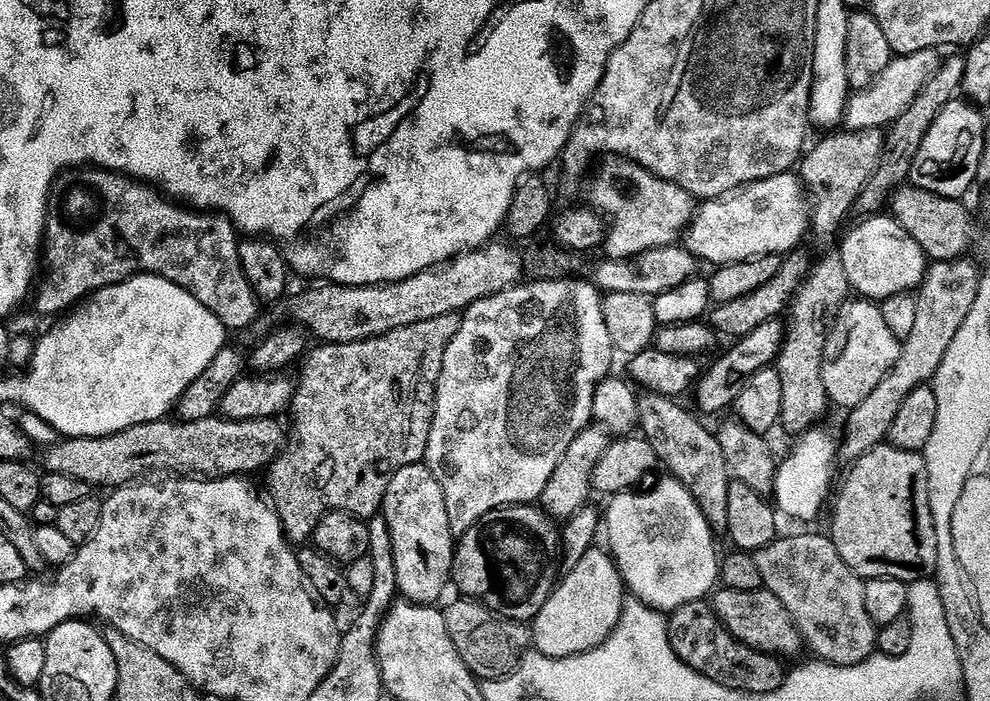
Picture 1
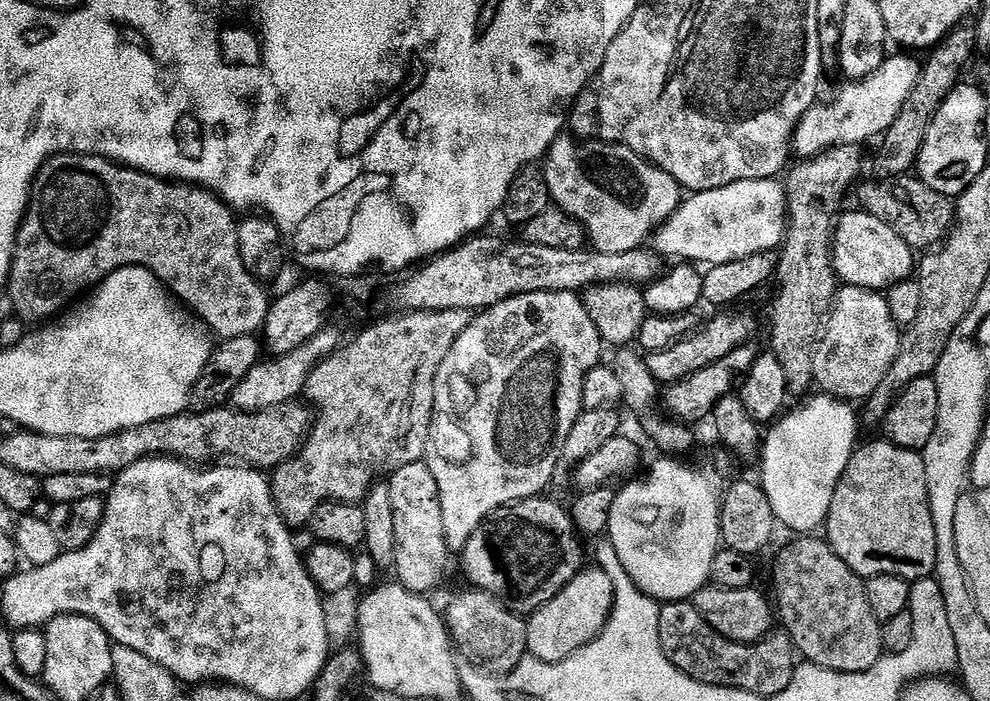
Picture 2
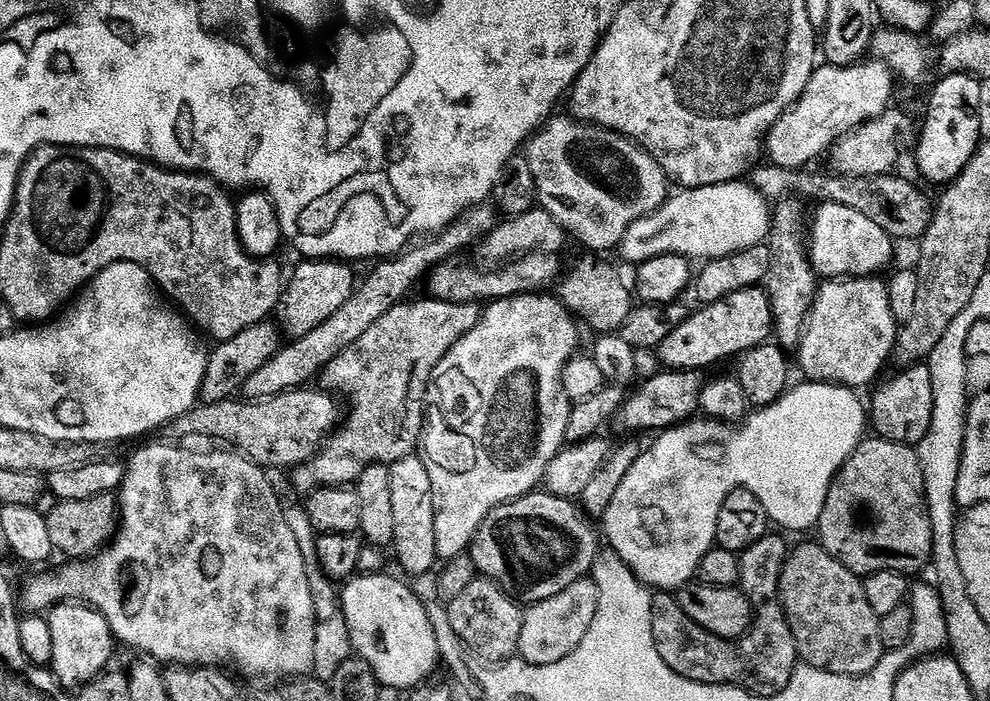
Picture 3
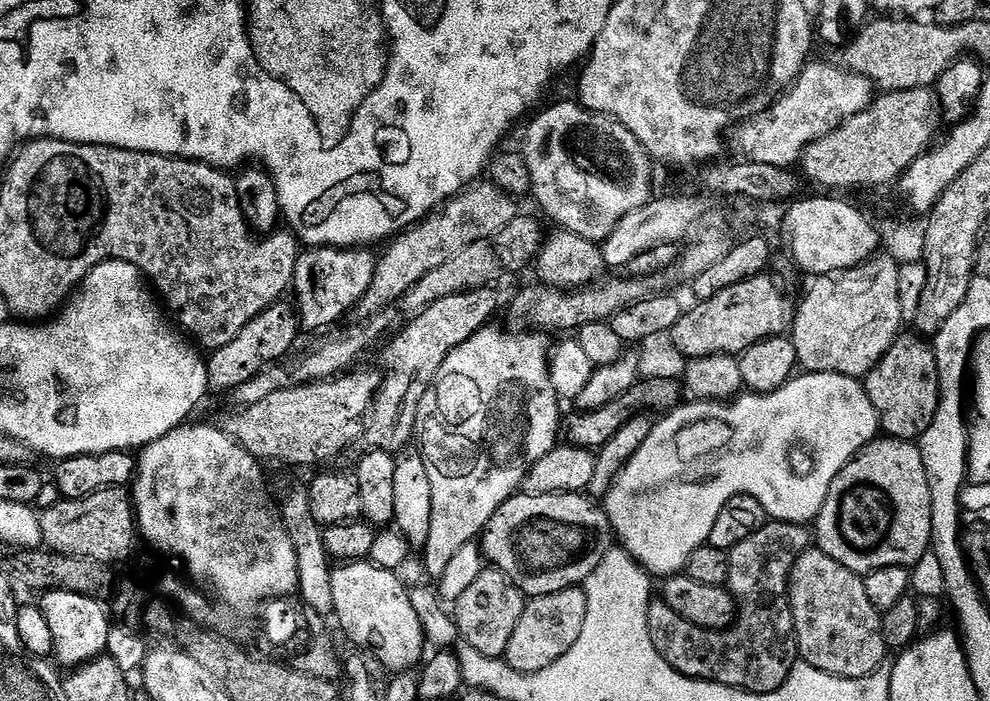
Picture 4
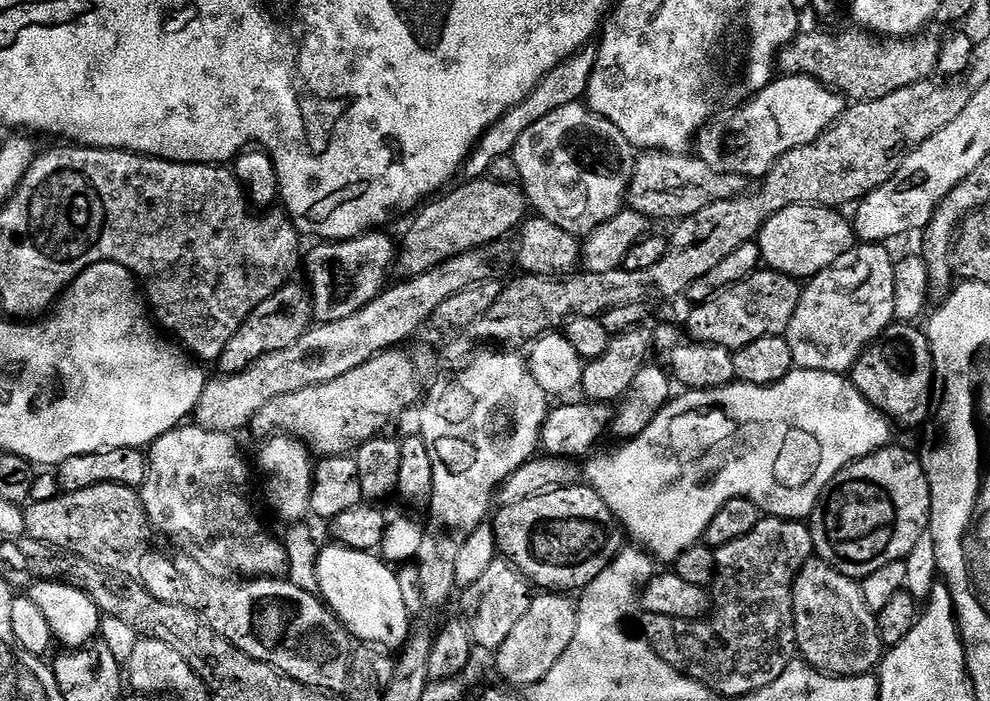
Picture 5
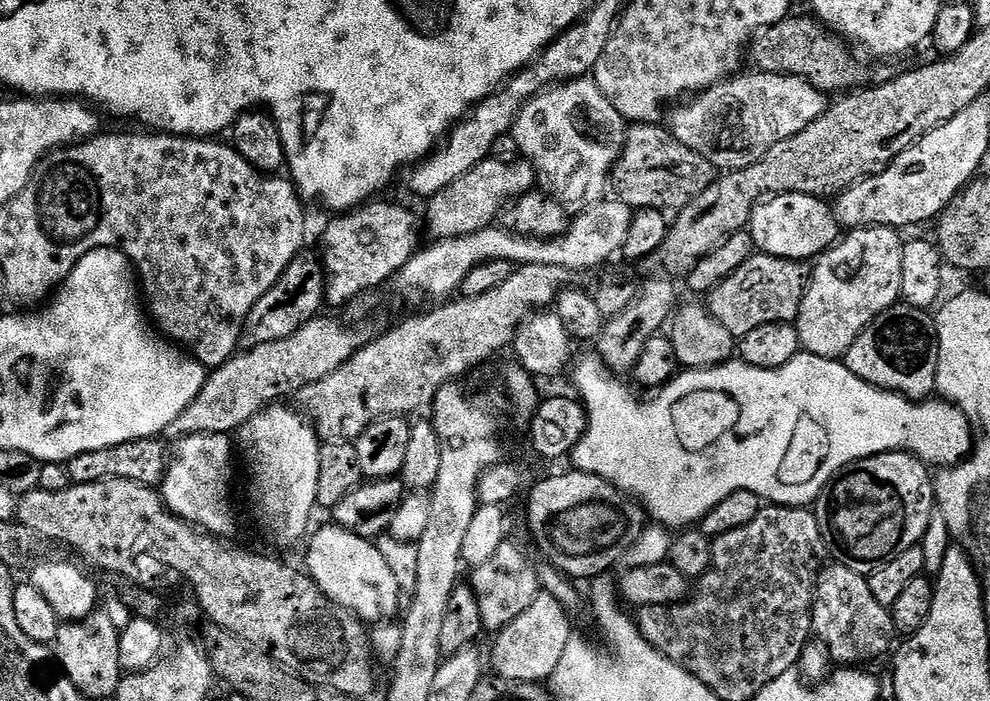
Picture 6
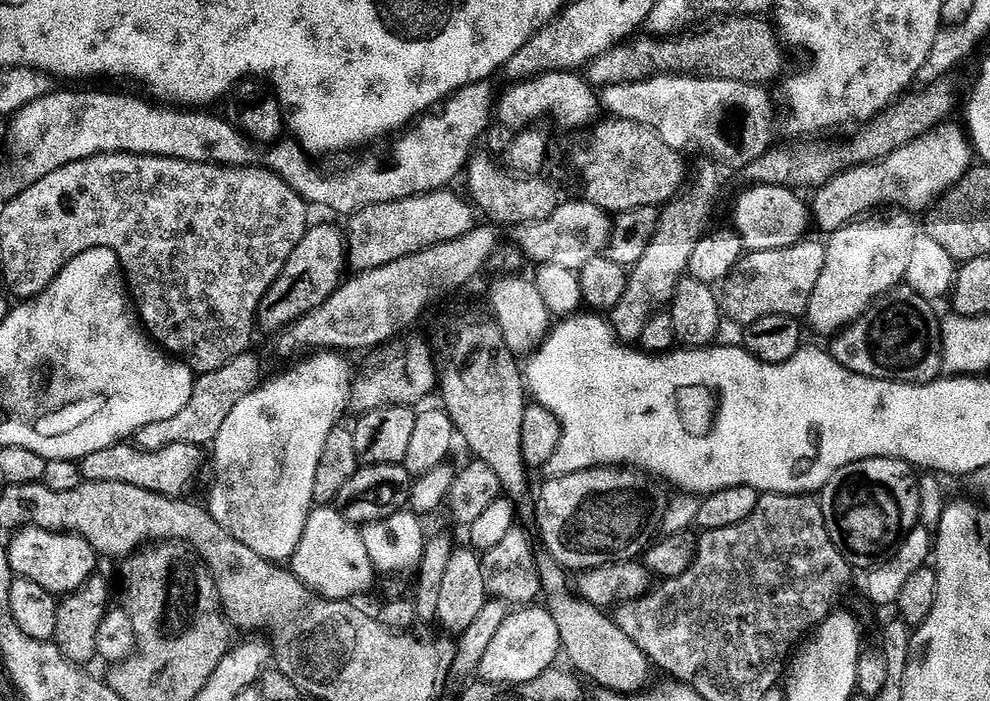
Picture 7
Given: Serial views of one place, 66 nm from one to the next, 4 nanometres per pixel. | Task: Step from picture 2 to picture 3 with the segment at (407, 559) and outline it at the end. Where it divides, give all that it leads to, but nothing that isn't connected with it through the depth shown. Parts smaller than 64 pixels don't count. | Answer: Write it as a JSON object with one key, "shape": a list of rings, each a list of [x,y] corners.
{"shape":[[[413,454],[396,461],[391,465],[391,470],[390,490],[394,493],[394,549],[396,548],[396,556],[411,577],[420,576],[423,572],[432,572],[435,564],[438,564],[434,536],[436,496],[432,492],[432,479],[428,465],[419,455]]]}

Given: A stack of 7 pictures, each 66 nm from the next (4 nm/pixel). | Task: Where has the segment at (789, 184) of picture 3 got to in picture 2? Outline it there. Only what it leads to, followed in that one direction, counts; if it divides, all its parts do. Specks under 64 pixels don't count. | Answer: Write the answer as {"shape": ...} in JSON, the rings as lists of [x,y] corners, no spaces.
{"shape":[[[894,174],[882,180],[861,181],[858,190],[859,204],[872,216],[882,218],[909,245],[916,250],[928,250],[939,245],[951,231],[955,219],[955,203],[936,190],[926,186],[919,177],[912,174]]]}

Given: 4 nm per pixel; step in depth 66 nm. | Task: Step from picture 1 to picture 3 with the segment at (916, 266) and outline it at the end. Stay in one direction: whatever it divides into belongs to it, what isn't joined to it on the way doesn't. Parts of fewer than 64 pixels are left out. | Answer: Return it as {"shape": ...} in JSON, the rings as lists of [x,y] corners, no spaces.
{"shape":[[[821,203],[816,209],[810,220],[810,259],[821,277],[876,276],[891,262],[893,236],[866,214],[832,203]]]}

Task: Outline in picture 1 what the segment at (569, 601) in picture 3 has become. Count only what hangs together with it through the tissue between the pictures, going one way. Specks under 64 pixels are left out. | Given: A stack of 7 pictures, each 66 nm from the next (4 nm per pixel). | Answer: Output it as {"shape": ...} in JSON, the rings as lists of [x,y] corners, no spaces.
{"shape":[[[593,546],[585,557],[552,590],[552,597],[531,621],[532,636],[536,639],[535,651],[555,660],[581,656],[594,650],[610,638],[624,613],[626,585],[615,560],[603,547]]]}

